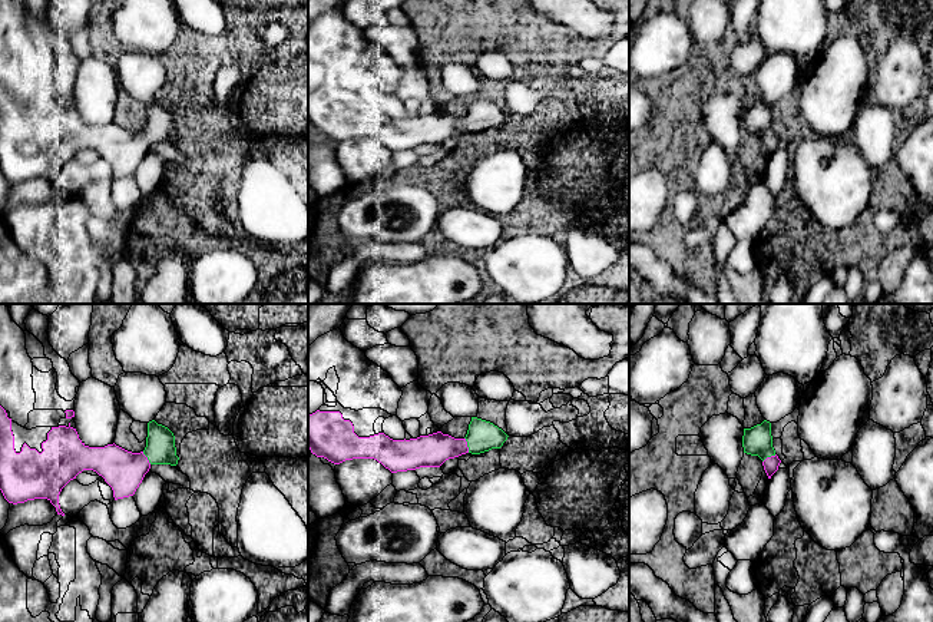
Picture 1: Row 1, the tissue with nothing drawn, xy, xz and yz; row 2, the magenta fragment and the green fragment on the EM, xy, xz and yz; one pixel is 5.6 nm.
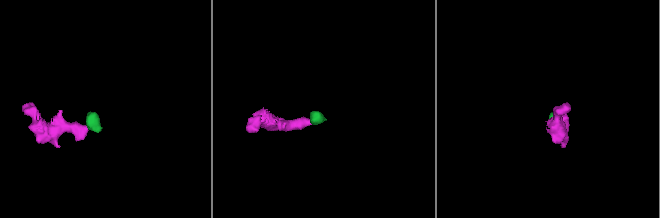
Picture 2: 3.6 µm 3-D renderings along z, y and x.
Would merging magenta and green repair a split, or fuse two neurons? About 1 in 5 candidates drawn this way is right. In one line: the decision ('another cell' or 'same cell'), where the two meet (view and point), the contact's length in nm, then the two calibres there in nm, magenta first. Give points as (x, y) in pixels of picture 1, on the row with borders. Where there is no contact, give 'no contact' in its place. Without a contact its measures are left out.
same cell | xz (466, 445) | 90 nm | 180/180 nm

